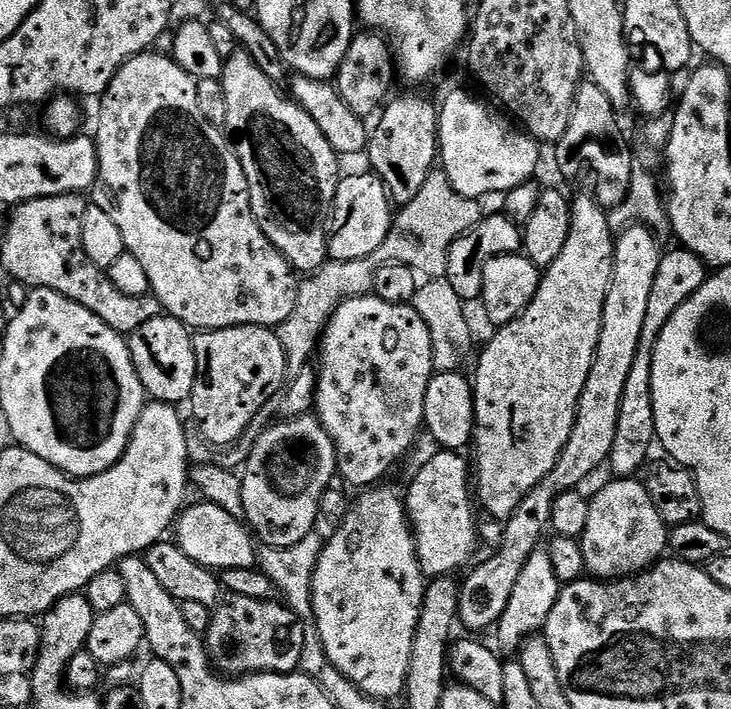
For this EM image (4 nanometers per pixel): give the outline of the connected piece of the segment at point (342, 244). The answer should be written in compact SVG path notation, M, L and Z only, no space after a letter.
M363 170L354 177L344 176L337 186L332 215L330 217L330 235L328 254L334 260L357 260L367 258L386 242L392 233L394 223L394 205L388 199L388 187L380 177L371 171Z

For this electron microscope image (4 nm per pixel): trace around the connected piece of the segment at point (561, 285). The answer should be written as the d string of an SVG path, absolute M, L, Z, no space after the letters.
M595 195L580 196L577 200L573 199L571 205L570 238L566 238L566 246L562 246L562 254L558 254L558 258L554 258L554 262L549 268L543 269L538 294L534 294L530 306L526 306L524 313L518 318L514 318L514 322L497 327L493 331L496 333L493 334L492 341L485 346L484 353L481 354L480 361L476 364L476 376L474 375L474 395L476 398L474 492L478 497L479 507L481 504L497 522L503 522L512 516L514 510L518 510L518 502L522 502L522 498L526 498L528 491L534 486L538 486L538 482L542 482L542 478L546 478L546 474L550 474L550 470L554 470L554 466L570 438L570 430L574 430L578 398L582 398L582 386L586 386L586 378L590 378L590 366L596 357L598 342L602 334L602 310L606 306L606 294L612 285L612 271L614 270L614 250L616 249L614 231L608 221L609 213L597 202Z

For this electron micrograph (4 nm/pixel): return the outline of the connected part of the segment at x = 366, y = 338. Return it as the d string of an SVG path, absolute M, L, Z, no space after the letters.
M375 294L344 300L330 318L318 349L315 415L334 442L336 471L352 484L372 486L404 455L412 444L412 412L424 407L426 386L431 382L431 334L411 303L395 304Z

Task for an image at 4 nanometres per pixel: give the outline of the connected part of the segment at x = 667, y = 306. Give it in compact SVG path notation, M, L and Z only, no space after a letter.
M679 246L673 248L673 252L665 251L661 255L658 274L654 274L654 286L650 290L650 303L646 305L646 323L642 326L638 354L634 354L634 366L630 366L630 378L626 378L626 390L622 390L622 406L618 410L618 431L614 433L614 446L610 457L610 468L613 468L616 471L615 475L620 478L635 477L636 471L640 467L643 469L649 463L648 451L651 450L652 444L654 448L656 427L654 426L654 394L652 393L652 351L658 342L658 334L662 334L662 326L666 326L666 322L670 322L674 310L678 310L678 306L682 306L682 302L686 302L686 298L693 296L710 275L709 269L693 252L688 252Z

